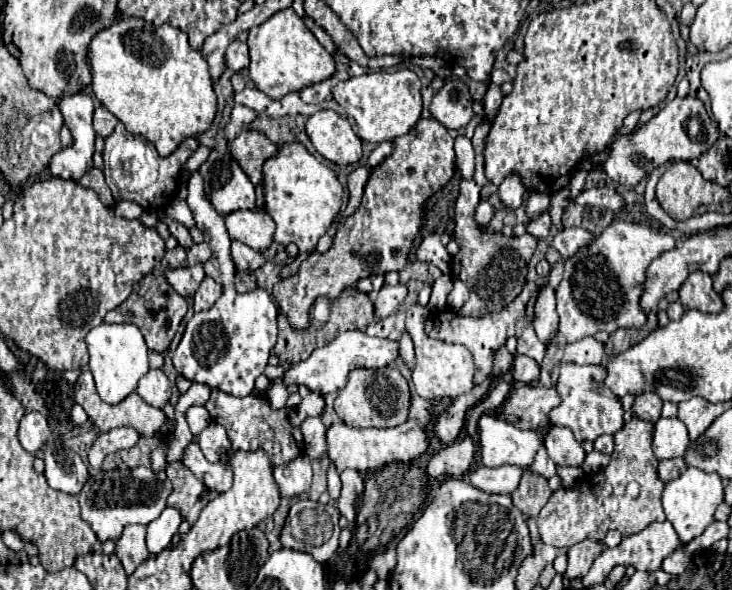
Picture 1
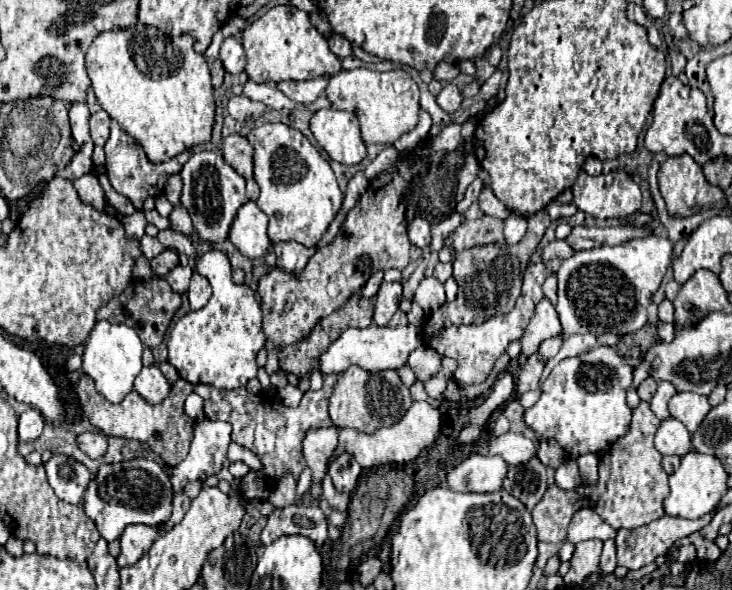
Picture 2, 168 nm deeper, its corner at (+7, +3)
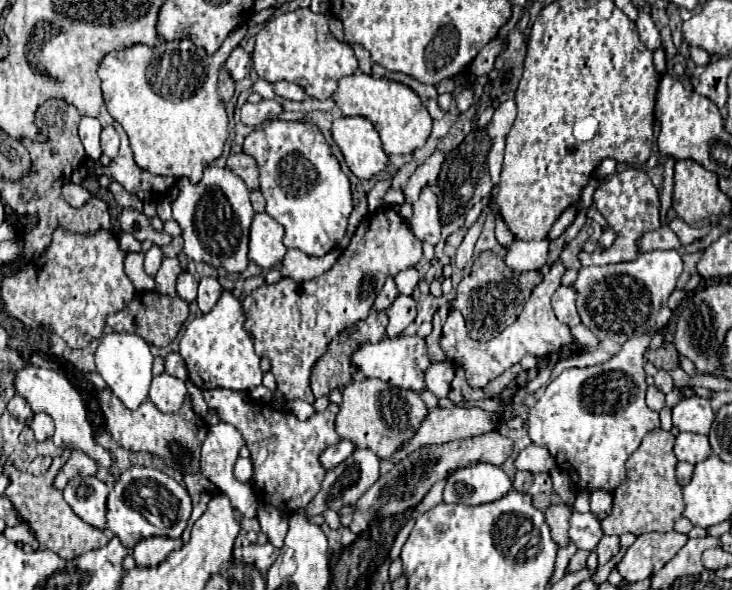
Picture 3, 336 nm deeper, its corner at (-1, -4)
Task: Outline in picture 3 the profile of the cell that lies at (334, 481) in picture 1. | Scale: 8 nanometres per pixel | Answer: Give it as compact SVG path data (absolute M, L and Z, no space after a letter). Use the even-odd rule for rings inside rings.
M492 431L492 433L478 435L478 437L470 437L470 439L448 441L442 445L424 445L424 447L408 453L386 475L380 475L380 479L356 501L356 505L352 507L350 529L354 533L362 533L374 521L378 521L382 517L404 513L406 509L416 507L434 483L446 479L452 471L456 471L460 467L470 467L476 463L490 463L490 465L502 467L504 461L510 457L512 447L514 447L514 441L510 437L502 437L498 431Z

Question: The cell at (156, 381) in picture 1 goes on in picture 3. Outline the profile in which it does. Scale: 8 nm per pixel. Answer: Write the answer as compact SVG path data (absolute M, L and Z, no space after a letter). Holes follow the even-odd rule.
M162 373L152 379L150 387L150 401L162 413L176 413L186 399L186 385L182 379Z

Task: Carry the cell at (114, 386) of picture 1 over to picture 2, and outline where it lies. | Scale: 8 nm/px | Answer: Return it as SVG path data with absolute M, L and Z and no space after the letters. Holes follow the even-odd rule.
M98 320L84 346L82 366L75 372L68 372L67 377L75 385L81 374L90 376L96 384L96 390L108 402L118 404L132 390L132 382L140 370L142 370L142 342L138 334L126 324L110 324L106 320Z

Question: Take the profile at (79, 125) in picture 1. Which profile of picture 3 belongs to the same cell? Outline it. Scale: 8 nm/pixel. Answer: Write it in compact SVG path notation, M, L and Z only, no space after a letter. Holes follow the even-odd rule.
M82 117L80 121L80 139L86 149L86 155L92 159L100 159L100 121L94 117Z

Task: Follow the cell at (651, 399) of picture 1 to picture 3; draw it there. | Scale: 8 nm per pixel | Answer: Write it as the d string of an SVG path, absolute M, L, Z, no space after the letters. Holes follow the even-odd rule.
M658 371L656 375L654 375L654 385L662 391L662 393L670 393L672 389L674 389L674 383L672 383L672 377L670 377L670 373L668 371Z

